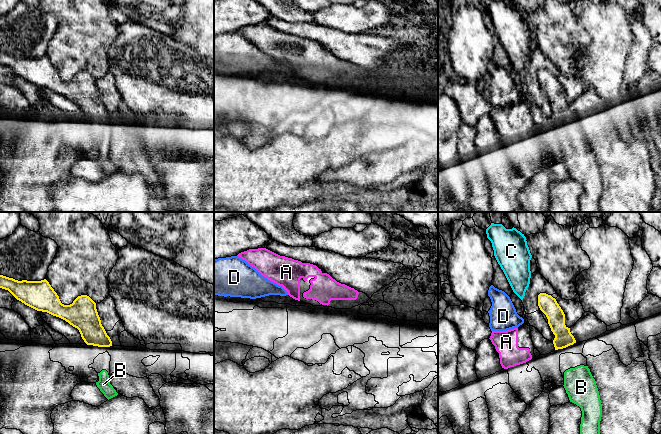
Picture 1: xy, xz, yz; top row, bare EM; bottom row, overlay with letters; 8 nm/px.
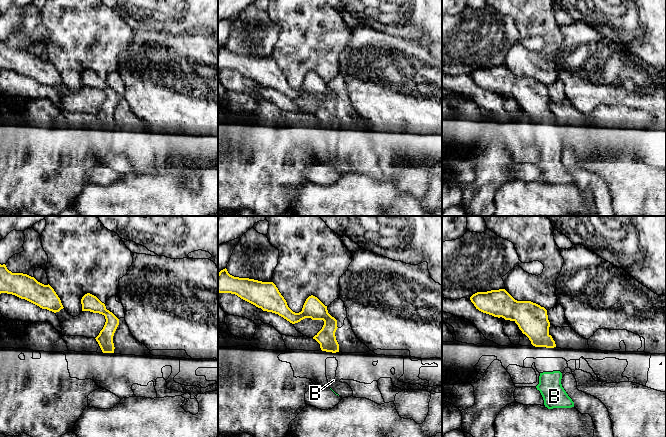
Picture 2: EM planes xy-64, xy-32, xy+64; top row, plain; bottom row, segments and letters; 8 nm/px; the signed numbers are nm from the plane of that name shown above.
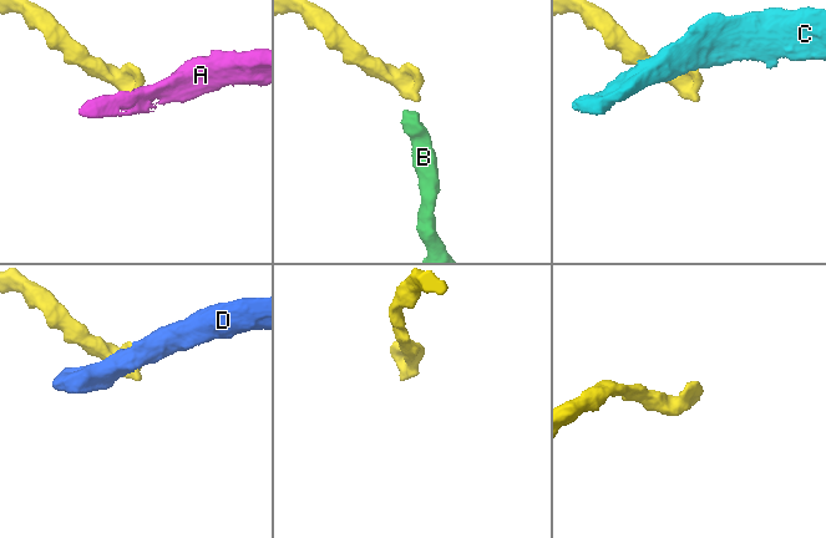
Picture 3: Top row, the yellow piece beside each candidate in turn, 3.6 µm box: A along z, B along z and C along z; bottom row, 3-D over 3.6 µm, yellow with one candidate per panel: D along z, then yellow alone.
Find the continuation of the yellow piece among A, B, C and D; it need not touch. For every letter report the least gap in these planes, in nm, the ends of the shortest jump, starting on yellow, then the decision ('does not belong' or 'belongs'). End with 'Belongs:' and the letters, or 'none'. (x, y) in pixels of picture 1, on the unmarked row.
A: gap 200 nm; span yz (554, 122), (531, 131); does not belong
B: gap 170 nm; span yz (562, 124), (570, 144); belongs
C: gap 110 nm; span yz (538, 71), (526, 65); does not belong
D: gap 160 nm; span yz (540, 85), (523, 95); does not belong
Belongs: B

